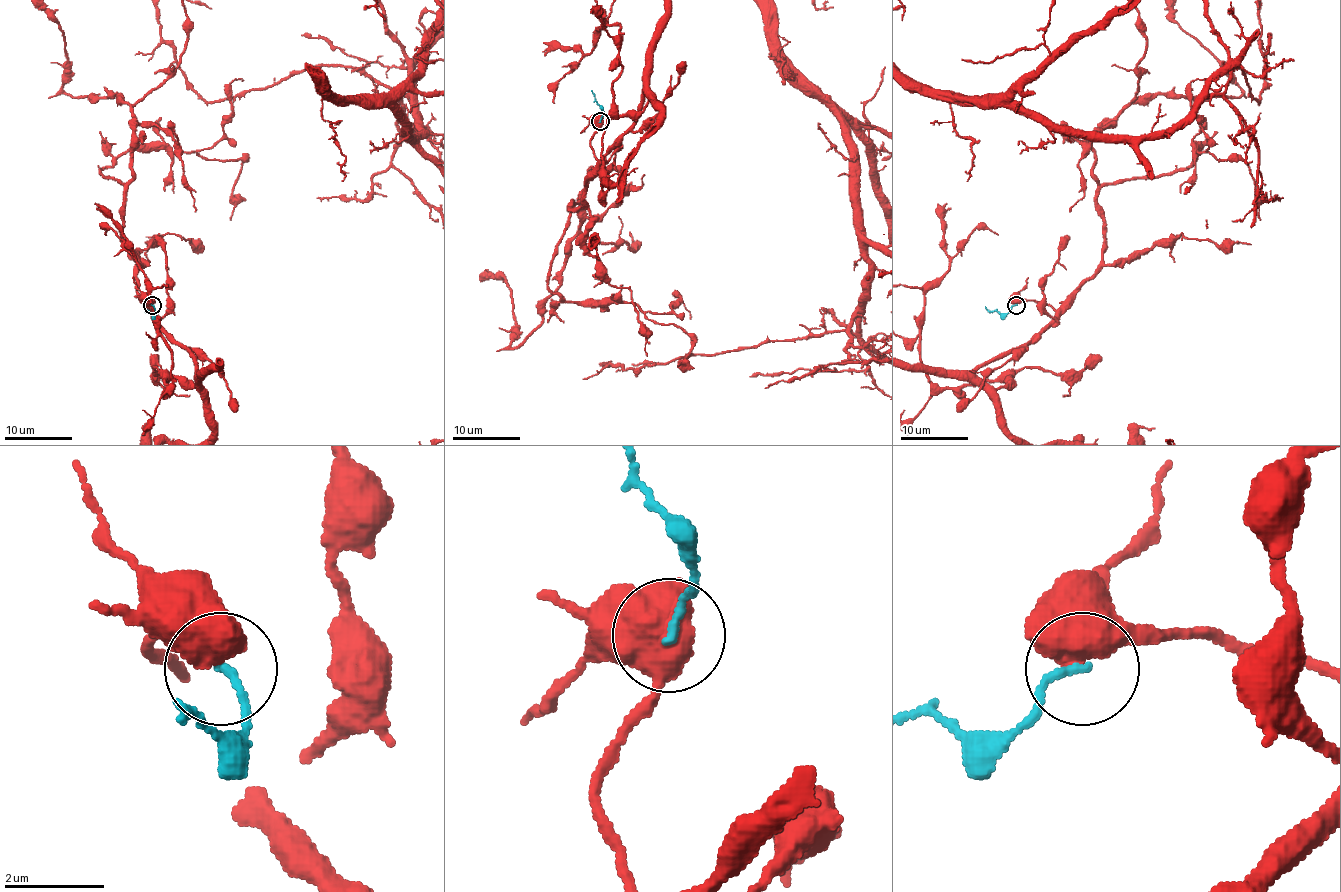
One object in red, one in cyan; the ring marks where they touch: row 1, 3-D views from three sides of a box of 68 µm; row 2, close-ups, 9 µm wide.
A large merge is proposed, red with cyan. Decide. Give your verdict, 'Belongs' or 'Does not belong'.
Does not belong

